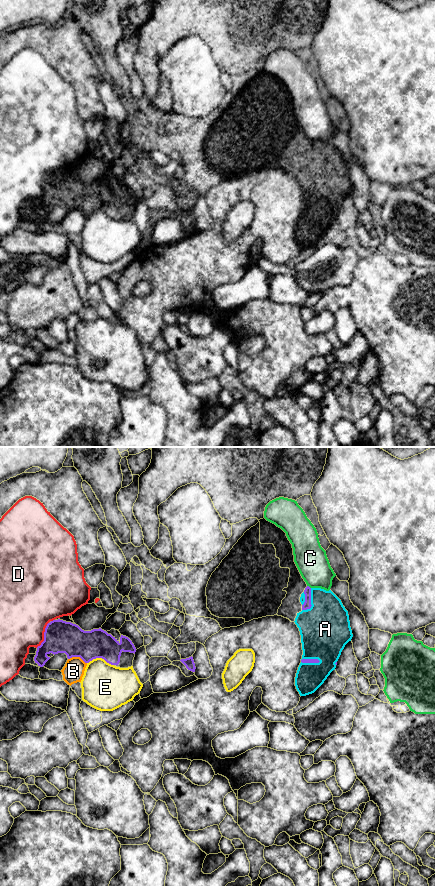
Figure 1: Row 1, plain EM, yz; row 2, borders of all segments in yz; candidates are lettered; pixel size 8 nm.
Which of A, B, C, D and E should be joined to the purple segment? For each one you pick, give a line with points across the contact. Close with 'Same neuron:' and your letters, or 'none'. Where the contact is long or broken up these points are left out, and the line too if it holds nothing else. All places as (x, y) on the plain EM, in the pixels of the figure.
Same neuron: A

